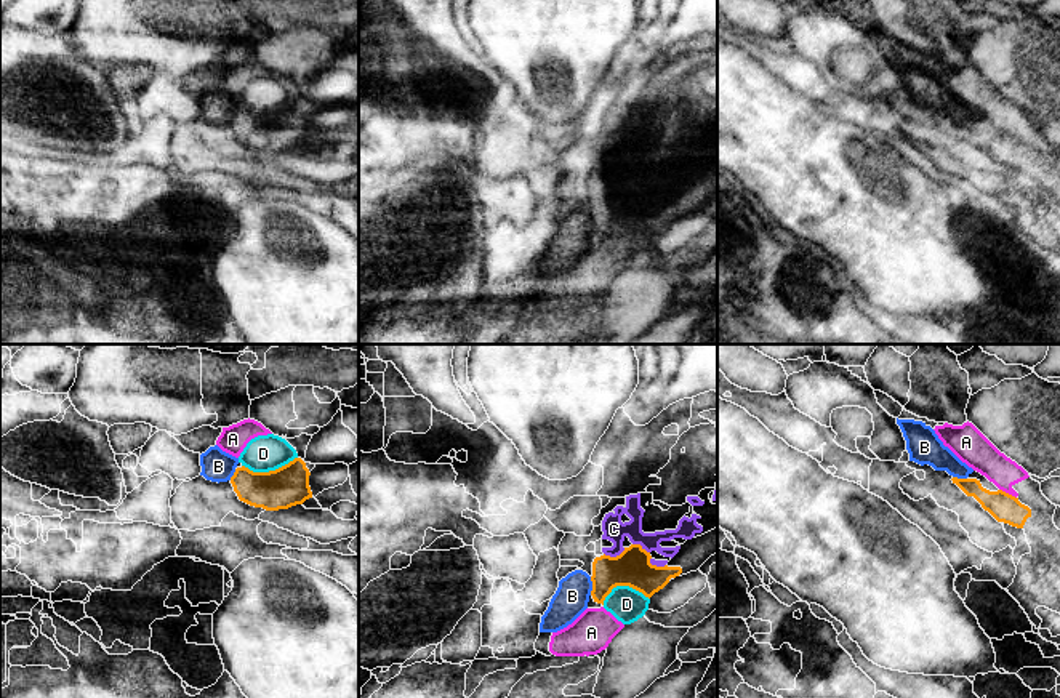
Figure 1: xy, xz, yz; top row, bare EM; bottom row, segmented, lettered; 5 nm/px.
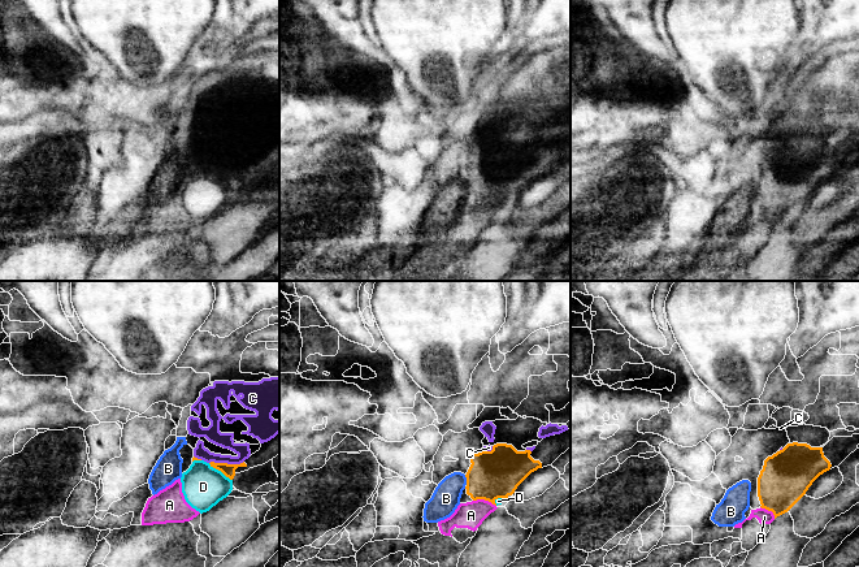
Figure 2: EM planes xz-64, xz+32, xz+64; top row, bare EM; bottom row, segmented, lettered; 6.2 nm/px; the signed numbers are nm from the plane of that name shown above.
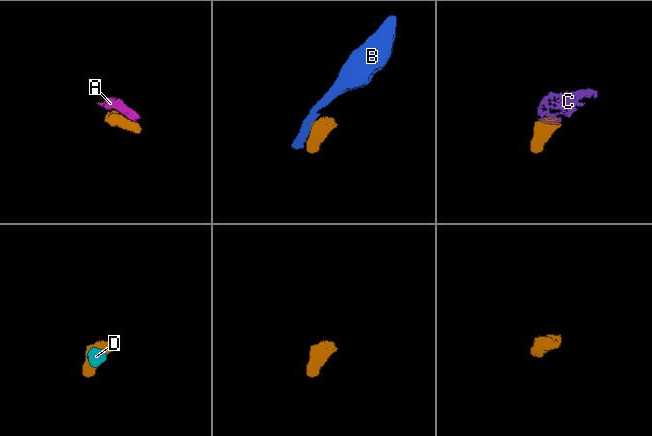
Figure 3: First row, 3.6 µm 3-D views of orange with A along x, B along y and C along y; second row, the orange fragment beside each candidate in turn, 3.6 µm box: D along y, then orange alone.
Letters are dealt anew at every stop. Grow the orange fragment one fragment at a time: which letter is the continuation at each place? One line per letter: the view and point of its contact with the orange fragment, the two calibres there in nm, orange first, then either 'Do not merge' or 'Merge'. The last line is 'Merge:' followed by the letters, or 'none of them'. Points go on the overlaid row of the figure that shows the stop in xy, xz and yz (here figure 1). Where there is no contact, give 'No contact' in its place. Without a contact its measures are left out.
A: Touches orange at yz (1007, 493). Thickness 140 nm (orange) against 160 nm. Do not merge
B: Touches orange at xz (593, 586). Thickness 180 nm (orange) against 170 nm. Do not merge
C: Touches orange at xz (614, 557). Thickness 180 nm (orange) against 110 nm. Merge
D: Touches orange at xy (269, 471). Thickness 200 nm (orange) against 190 nm. Do not merge
Merge: C

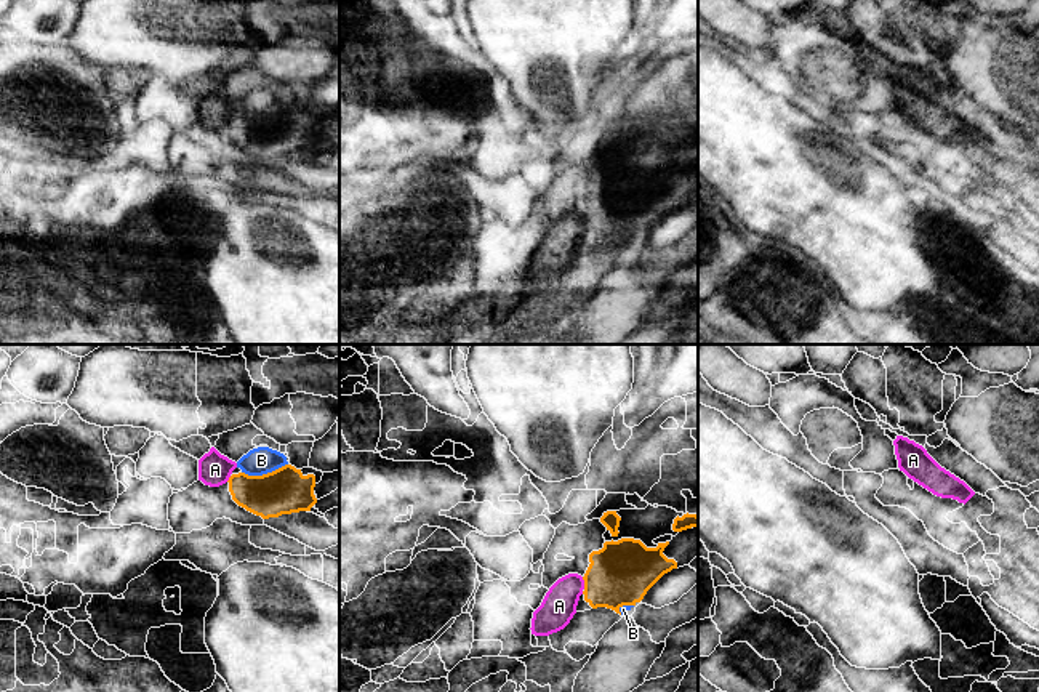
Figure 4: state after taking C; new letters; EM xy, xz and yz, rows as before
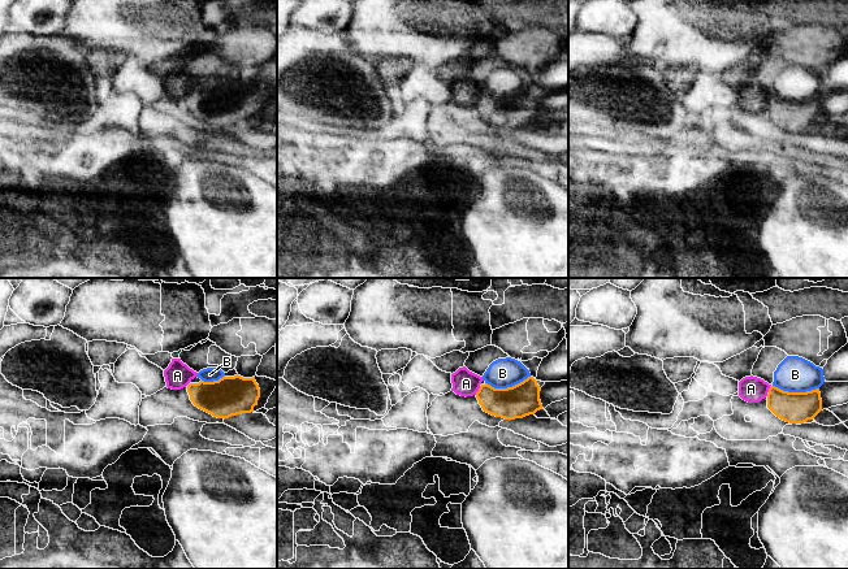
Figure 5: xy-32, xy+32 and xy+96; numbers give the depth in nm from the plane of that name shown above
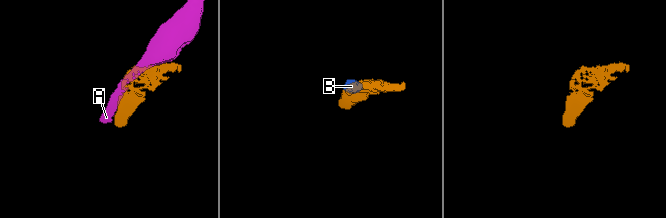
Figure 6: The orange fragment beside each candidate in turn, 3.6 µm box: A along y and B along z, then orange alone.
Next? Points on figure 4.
A: Touches orange at xz (585, 583). Thickness 320 nm (orange) against 170 nm. Do not merge
B: Touches orange at xy (264, 474). Thickness 240 nm (orange) against 140 nm. Do not merge
Merge: none of them

